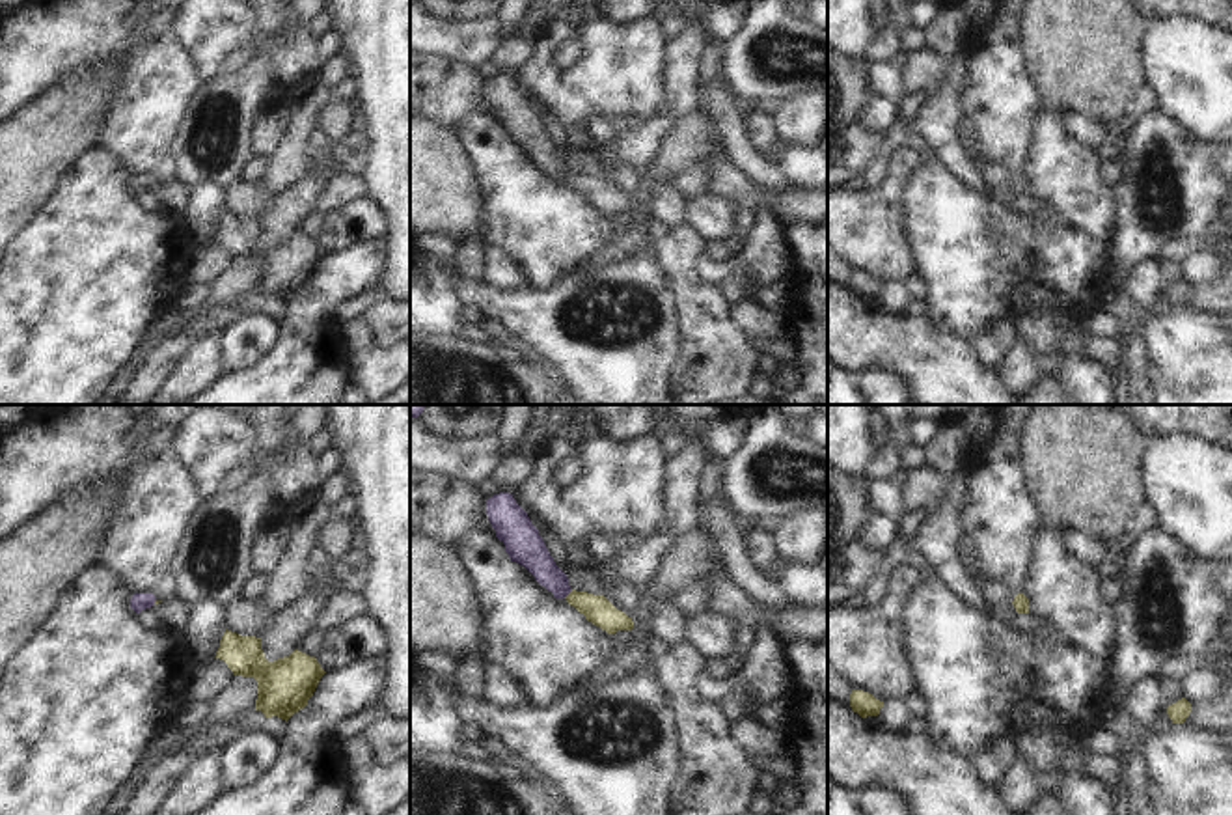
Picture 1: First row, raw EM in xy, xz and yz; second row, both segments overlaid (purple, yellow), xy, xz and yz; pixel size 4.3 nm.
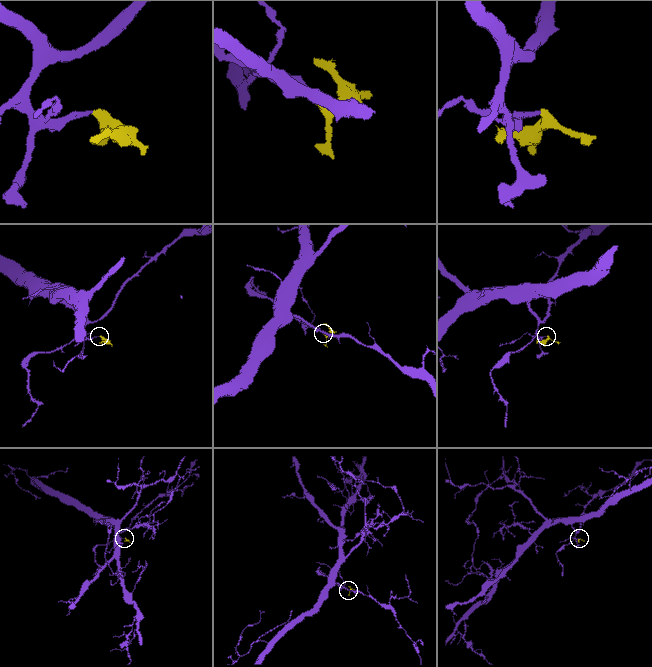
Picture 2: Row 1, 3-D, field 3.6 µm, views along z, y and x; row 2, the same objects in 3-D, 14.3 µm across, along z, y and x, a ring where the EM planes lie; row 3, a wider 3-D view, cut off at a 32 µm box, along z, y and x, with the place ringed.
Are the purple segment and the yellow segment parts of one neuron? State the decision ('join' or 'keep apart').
join

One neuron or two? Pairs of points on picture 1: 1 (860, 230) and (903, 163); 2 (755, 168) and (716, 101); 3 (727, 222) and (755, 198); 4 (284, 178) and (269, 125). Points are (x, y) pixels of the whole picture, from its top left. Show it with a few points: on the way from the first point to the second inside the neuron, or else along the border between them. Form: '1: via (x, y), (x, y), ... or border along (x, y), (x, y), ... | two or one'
1: via (876, 213), (889, 198), (897, 179) | one
2: via (742, 151), (733, 138), (727, 118) | one
3: border along (711, 193), (731, 200), (746, 211) | two
4: border along (289, 109), (287, 131), (265, 157) | two

